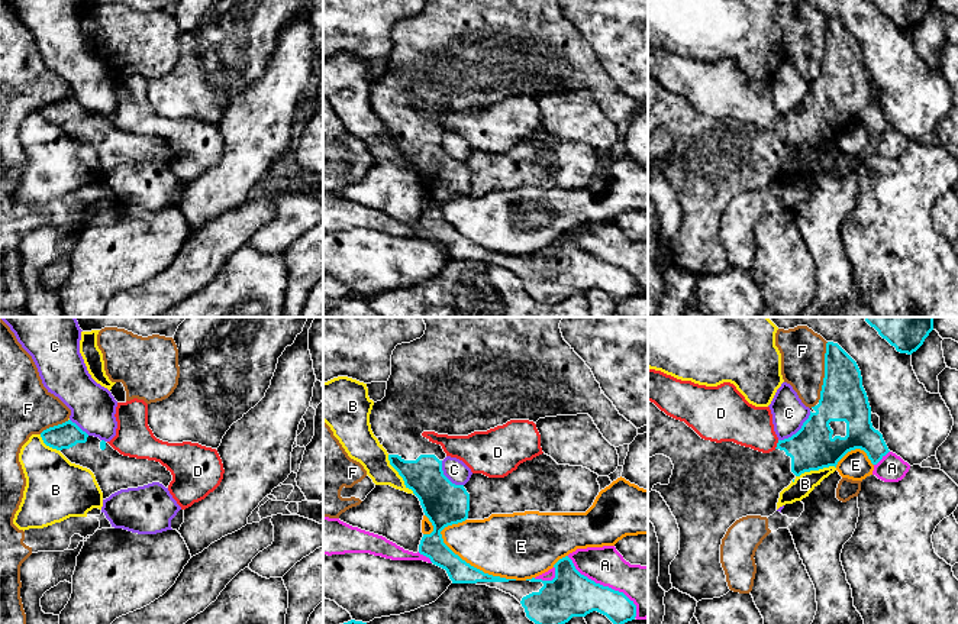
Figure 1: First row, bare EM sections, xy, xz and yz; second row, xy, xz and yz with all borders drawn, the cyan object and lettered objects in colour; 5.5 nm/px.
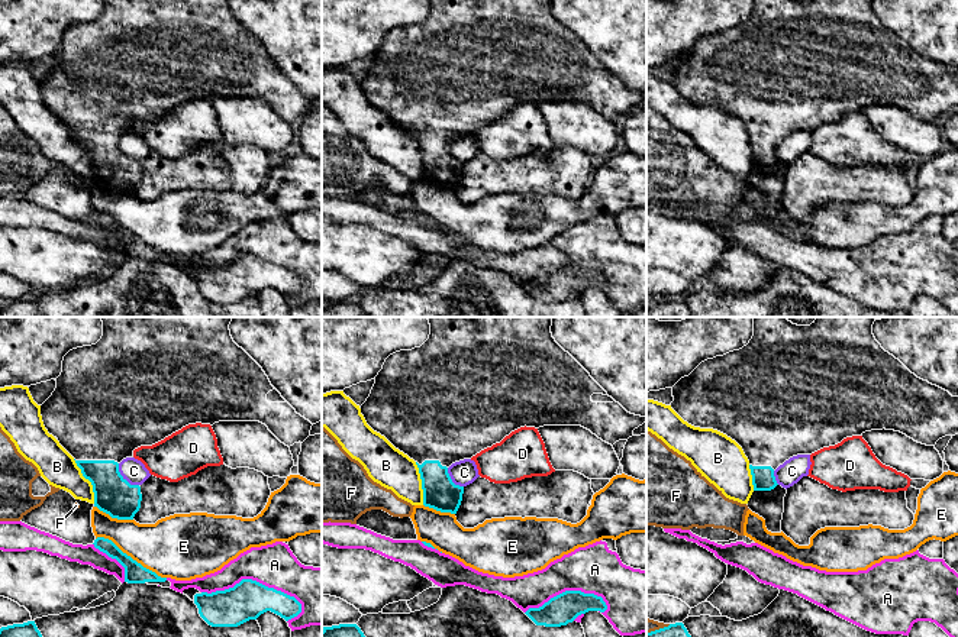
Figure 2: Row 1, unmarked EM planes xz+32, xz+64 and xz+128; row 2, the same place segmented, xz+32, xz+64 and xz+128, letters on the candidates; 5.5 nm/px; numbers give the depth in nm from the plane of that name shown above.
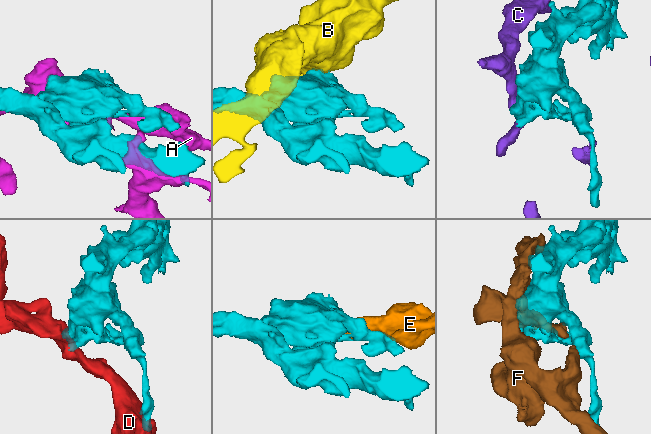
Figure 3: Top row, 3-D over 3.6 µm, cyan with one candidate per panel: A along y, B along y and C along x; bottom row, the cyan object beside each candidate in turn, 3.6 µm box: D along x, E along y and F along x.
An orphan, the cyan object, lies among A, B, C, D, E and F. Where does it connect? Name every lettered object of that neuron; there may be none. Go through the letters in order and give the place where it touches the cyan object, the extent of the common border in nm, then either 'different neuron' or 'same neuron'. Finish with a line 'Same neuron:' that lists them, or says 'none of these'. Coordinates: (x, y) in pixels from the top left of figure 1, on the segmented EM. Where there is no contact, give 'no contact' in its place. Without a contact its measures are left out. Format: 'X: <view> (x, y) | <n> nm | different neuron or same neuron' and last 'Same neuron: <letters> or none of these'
A: xz (605, 587) | 500 nm | different neuron
B: xz (399, 474) | 280 nm | different neuron
C: yz (799, 430) | 240 nm | different neuron
D: yz (777, 445) | 50 nm | different neuron
E: xz (476, 568) | 500 nm | different neuron
F: yz (825, 372) | 340 nm | different neuron
Same neuron: none of these

